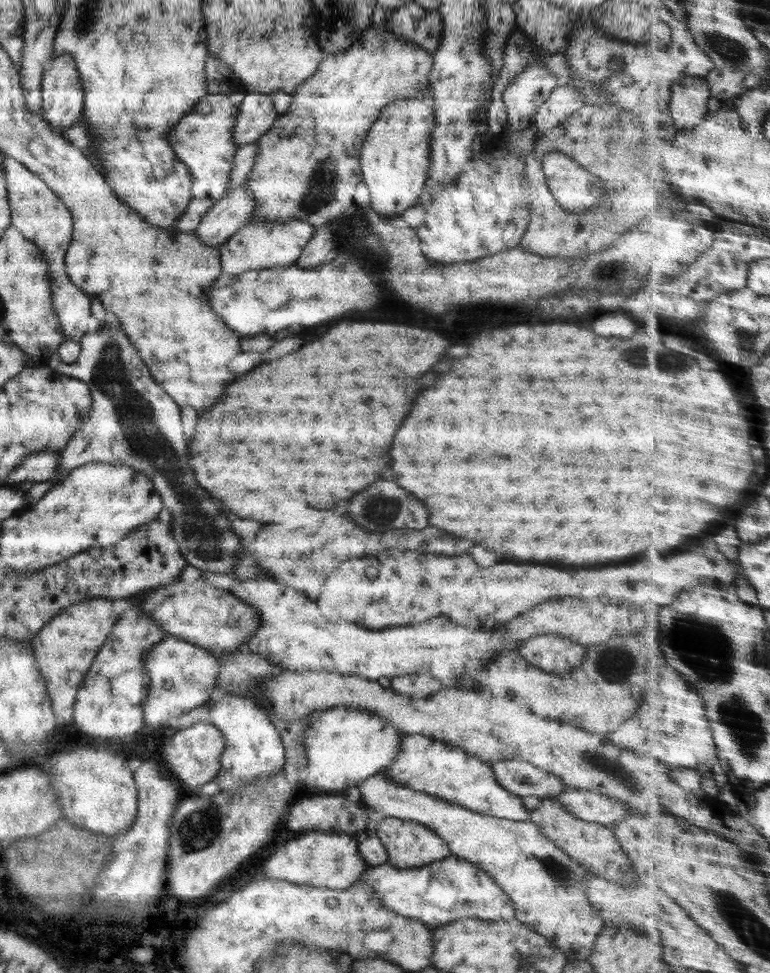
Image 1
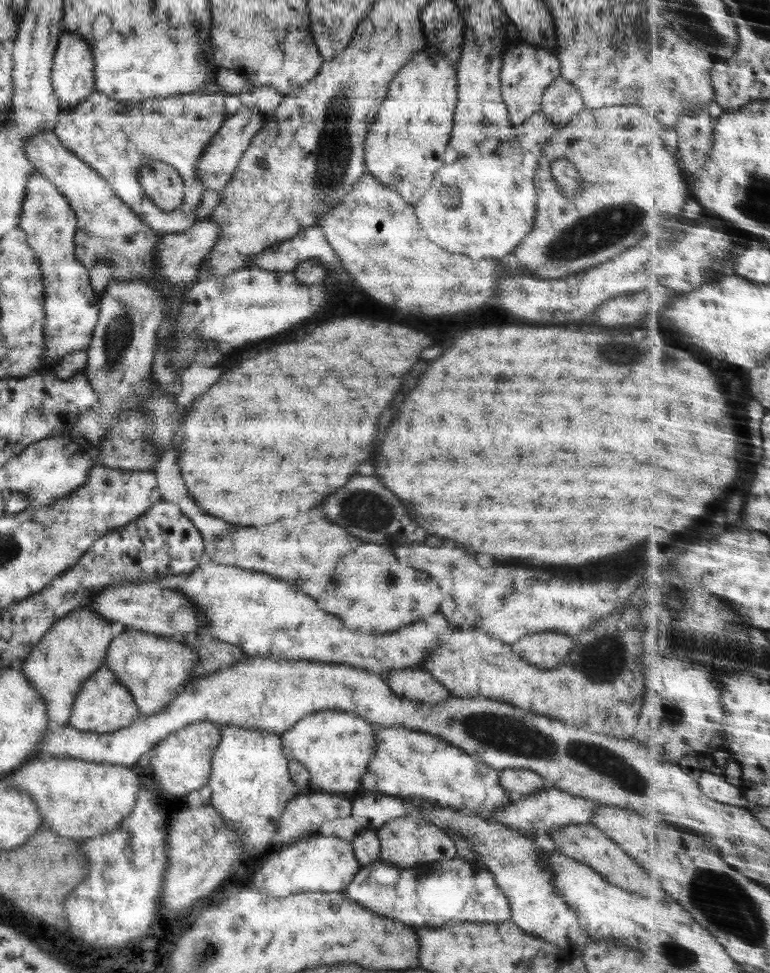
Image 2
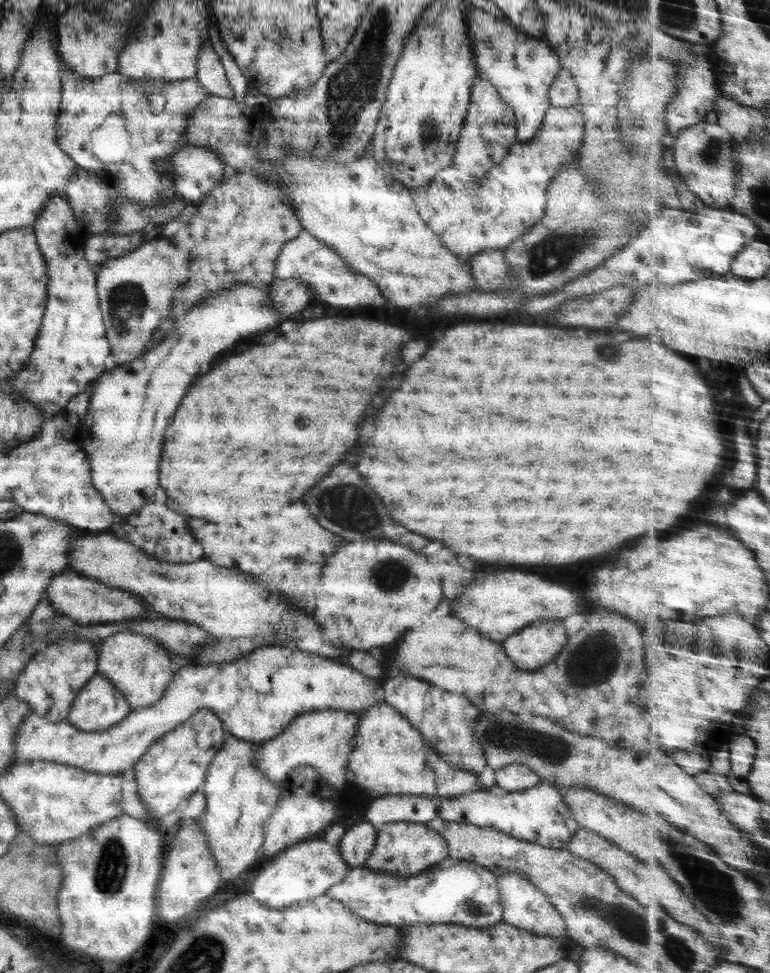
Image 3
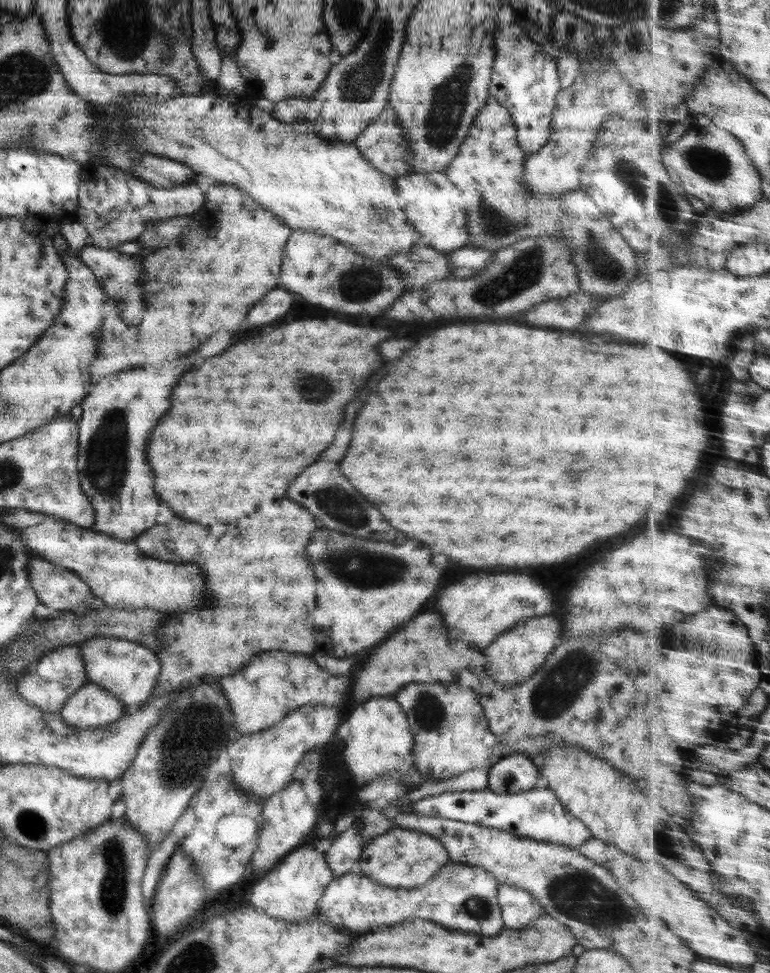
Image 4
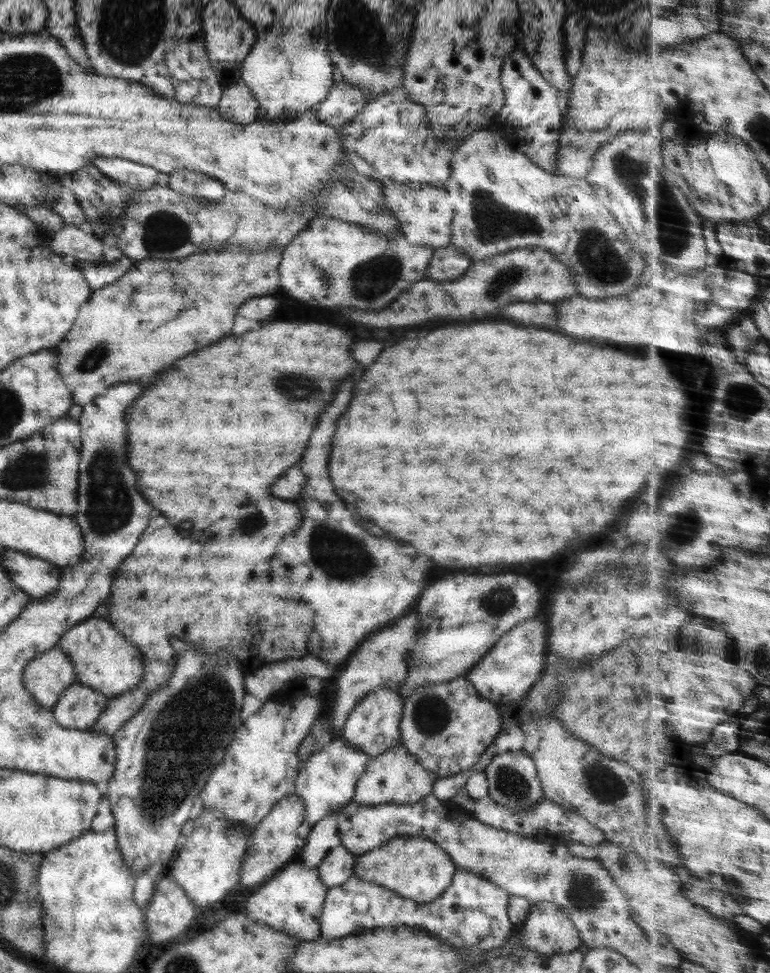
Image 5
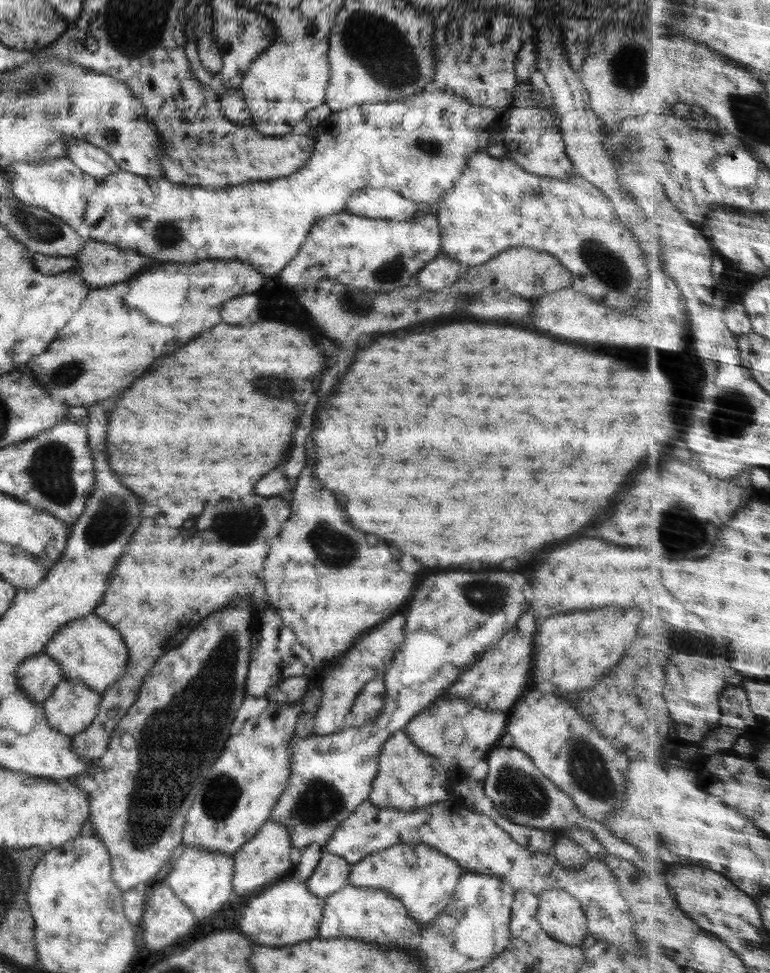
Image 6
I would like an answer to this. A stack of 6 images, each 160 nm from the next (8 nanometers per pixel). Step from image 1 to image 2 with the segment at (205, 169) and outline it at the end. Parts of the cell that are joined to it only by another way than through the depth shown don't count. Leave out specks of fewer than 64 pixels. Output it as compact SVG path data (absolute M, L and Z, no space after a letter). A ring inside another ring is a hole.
M206 82L199 90L166 96L165 98L148 98L137 104L124 104L111 100L94 90L81 102L71 108L61 108L56 116L56 126L52 128L57 140L83 164L92 168L111 187L112 193L127 208L130 208L154 233L158 235L181 233L187 230L195 219L195 207L201 200L204 186L195 174L196 164L207 143L219 130L227 117L223 107L224 92L215 82ZM147 161L159 161L168 164L181 177L184 197L181 204L169 212L157 208L153 201L143 192L138 182L138 168Z

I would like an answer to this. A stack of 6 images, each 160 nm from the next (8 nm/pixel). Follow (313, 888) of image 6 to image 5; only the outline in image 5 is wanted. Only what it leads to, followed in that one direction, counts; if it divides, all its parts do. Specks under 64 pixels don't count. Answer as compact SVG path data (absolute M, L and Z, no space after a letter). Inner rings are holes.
M338 845L327 851L316 867L319 880L327 887L343 884L352 876L354 856L344 847Z

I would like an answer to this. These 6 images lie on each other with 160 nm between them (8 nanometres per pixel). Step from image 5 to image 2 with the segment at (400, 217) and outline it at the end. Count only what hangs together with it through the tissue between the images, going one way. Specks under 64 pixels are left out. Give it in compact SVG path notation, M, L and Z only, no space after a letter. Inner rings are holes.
M540 110L528 116L518 125L511 125L506 136L503 137L501 154L490 153L497 160L495 164L485 162L481 166L481 158L471 155L471 170L469 170L469 202L467 202L467 157L458 156L451 164L443 163L434 173L429 188L413 204L414 215L422 228L427 240L445 249L453 255L464 255L470 260L501 259L521 243L521 239L530 231L533 224L535 201L537 195L533 186L534 173L537 172L537 159L541 154L541 147L549 136L553 135L558 124L552 123L548 116Z

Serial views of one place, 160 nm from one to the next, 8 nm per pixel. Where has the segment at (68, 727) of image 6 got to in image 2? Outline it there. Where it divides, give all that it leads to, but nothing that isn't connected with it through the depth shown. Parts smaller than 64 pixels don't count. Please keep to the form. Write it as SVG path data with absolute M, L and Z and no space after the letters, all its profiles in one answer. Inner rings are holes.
M101 664L89 678L82 682L76 692L67 724L81 733L113 733L117 729L121 730L131 725L138 715L138 708L130 692L104 664Z

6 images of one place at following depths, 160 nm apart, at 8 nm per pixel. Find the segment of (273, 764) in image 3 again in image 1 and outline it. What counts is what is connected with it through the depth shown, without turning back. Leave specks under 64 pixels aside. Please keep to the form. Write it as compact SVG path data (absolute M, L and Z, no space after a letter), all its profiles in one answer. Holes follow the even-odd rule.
M331 707L315 711L307 720L301 745L305 748L306 763L302 780L312 792L348 789L349 784L383 772L399 753L401 733L369 711Z

